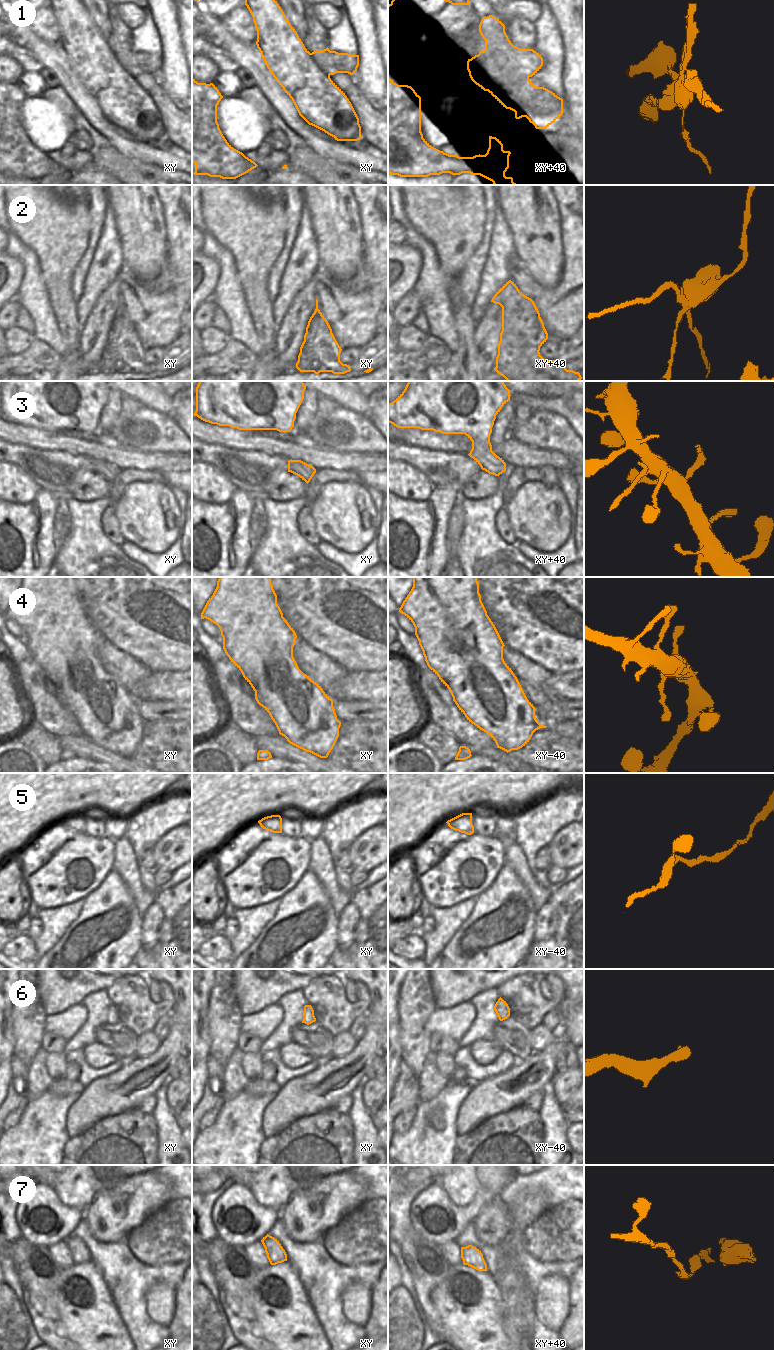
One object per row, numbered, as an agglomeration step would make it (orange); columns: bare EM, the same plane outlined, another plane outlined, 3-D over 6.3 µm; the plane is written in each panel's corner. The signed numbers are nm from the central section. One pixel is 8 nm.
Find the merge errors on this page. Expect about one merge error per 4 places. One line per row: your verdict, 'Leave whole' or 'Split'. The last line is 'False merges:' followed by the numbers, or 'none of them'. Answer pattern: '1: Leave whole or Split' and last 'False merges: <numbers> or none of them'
1: Split
2: Split
3: Leave whole
4: Leave whole
5: Leave whole
6: Leave whole
7: Leave whole
False merges: 1, 2.

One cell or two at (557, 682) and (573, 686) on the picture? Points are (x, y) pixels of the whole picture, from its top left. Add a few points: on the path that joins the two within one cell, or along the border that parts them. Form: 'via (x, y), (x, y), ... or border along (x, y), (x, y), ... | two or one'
via (561, 684), (569, 686) | one

